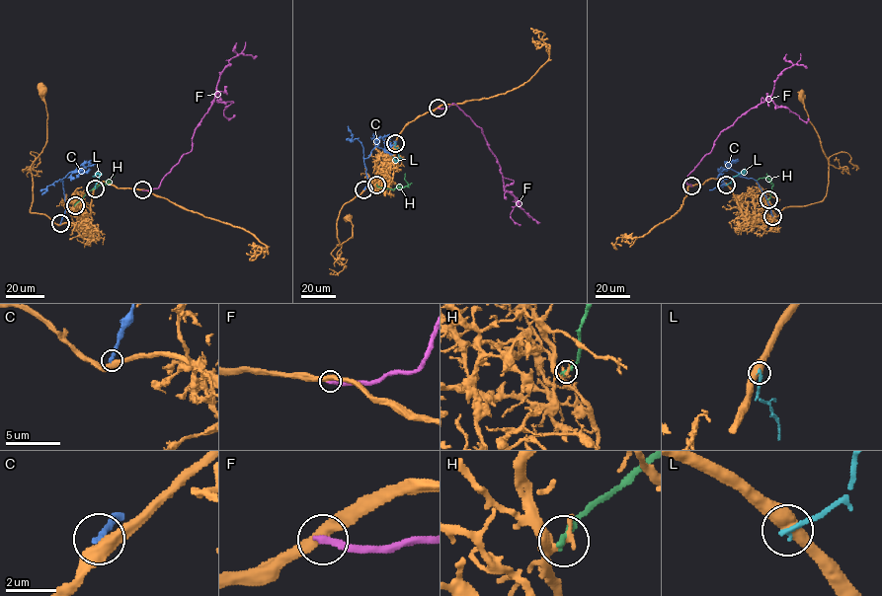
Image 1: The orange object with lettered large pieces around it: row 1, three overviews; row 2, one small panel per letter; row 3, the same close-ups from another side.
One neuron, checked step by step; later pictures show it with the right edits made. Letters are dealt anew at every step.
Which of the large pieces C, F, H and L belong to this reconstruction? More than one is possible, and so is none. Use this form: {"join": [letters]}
{"join": []}

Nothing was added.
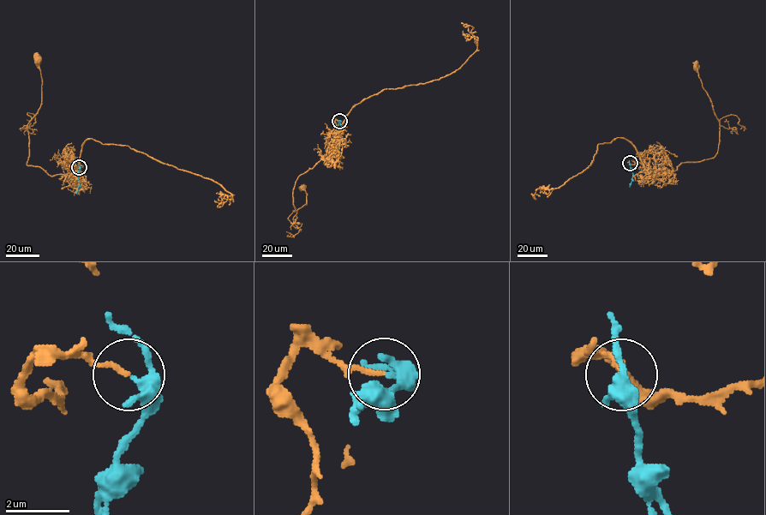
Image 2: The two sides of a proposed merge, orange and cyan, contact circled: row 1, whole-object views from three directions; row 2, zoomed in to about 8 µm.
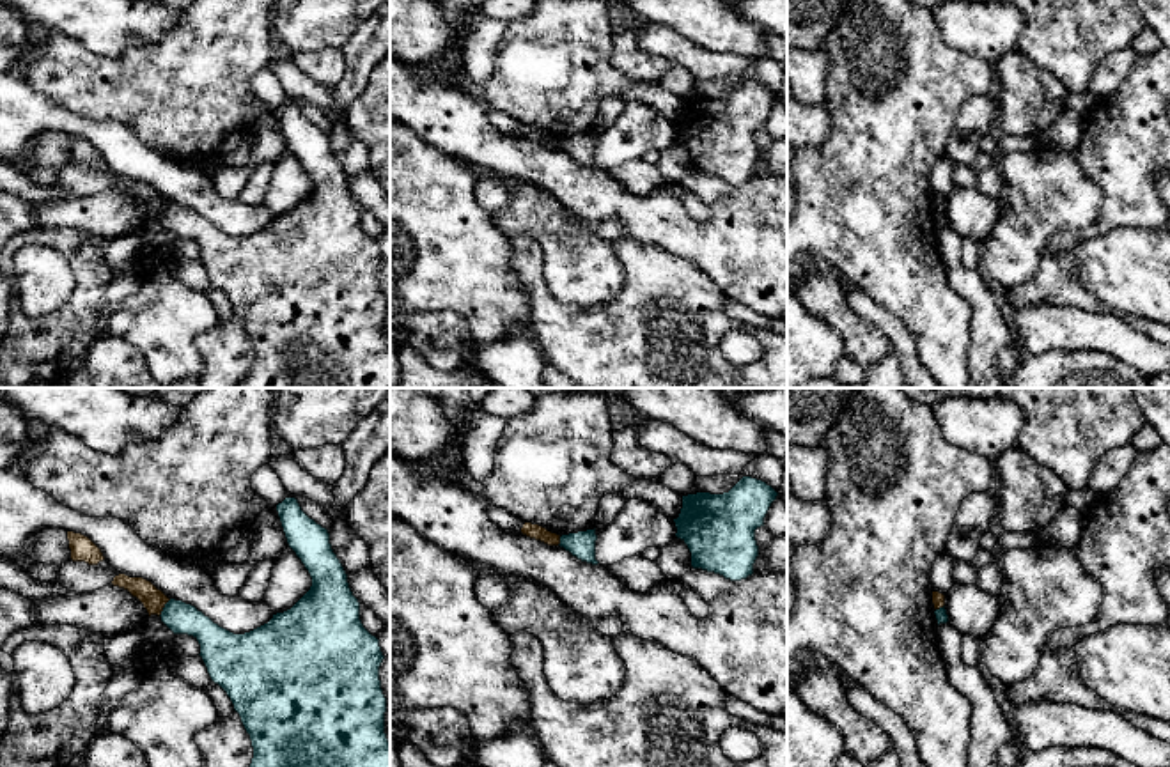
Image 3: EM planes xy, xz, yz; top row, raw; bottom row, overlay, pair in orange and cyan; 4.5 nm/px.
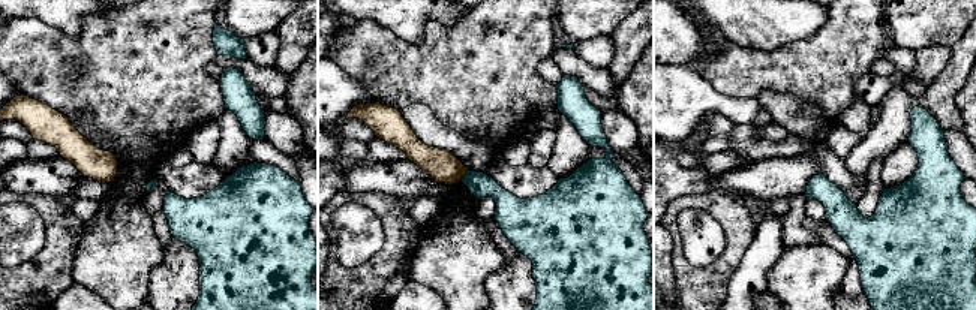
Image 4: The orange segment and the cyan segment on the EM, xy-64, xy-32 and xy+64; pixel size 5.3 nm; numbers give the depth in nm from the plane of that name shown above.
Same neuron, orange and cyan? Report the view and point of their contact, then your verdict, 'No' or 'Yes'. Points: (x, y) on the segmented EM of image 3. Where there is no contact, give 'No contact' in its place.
Touches orange at xy (163, 606). No

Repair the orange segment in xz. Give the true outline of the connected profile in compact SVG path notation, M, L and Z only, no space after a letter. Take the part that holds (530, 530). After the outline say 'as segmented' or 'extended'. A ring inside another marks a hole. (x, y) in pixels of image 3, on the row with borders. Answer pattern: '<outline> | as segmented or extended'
M525 523L521 528L521 533L530 538L541 540L548 546L560 544L560 535L548 531L546 528L539 526L539 524Z | as segmented

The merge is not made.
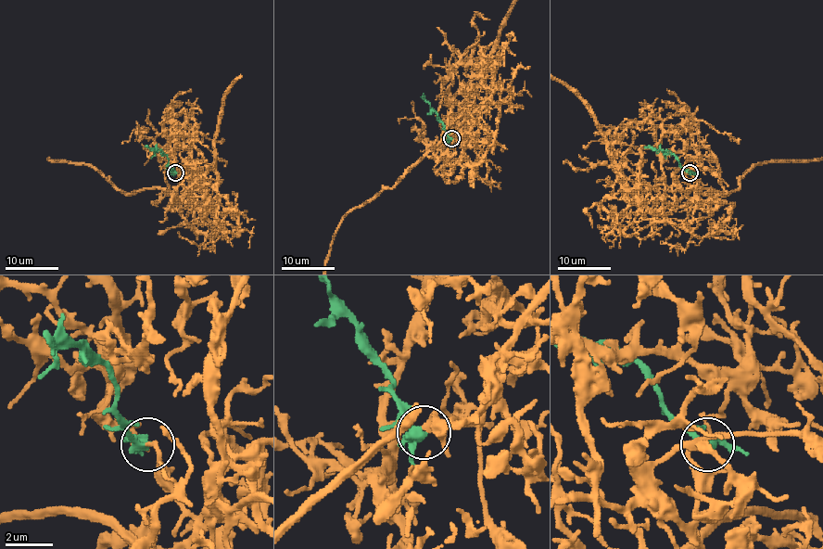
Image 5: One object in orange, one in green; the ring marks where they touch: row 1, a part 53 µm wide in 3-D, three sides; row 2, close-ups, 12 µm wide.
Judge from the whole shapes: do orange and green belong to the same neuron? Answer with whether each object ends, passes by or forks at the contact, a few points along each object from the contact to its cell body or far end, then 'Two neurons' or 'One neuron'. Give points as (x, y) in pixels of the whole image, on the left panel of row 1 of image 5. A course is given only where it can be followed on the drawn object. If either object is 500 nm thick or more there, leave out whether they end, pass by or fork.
At the ring orange ends. At the ring green forks. Course of green: (175, 173), (160, 150), (151, 150), (147, 146). One neuron

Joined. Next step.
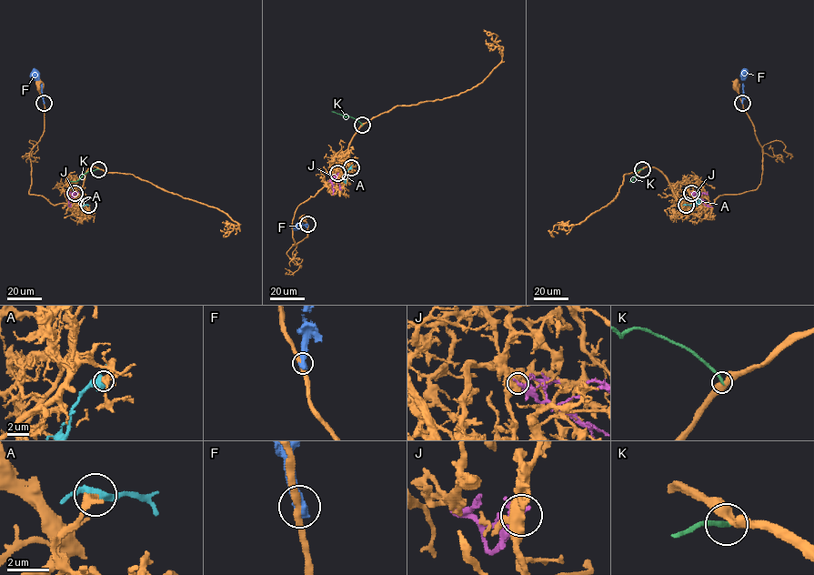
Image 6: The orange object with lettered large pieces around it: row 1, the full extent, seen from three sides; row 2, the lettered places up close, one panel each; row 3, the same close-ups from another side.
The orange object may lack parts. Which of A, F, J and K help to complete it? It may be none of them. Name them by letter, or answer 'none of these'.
A

